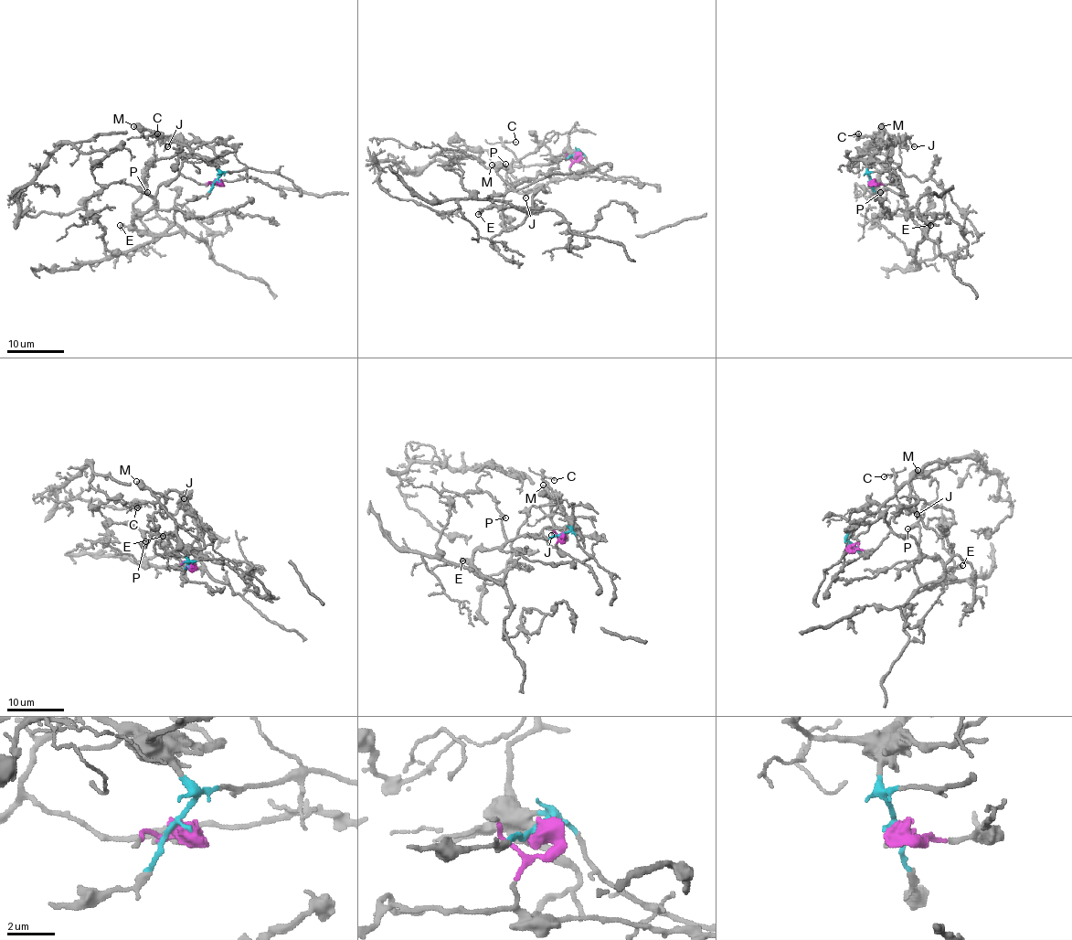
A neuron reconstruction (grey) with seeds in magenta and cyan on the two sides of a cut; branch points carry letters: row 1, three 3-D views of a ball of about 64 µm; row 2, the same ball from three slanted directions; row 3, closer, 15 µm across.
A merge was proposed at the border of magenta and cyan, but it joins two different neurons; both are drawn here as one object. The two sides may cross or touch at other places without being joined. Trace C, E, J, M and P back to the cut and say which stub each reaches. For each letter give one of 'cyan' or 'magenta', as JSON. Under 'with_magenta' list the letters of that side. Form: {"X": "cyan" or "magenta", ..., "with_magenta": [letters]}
{"C": "cyan", "E": "magenta", "J": "cyan", "M": "cyan", "P": "magenta", "with_magenta": ["E", "P"]}

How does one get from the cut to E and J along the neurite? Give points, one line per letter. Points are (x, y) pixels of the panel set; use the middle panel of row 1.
E: (576, 154), (568, 173), (538, 175), (503, 193), (495, 193), (490, 205), (478, 215)
J: (576, 154), (578, 152), (563, 152), (544, 165), (511, 167), (510, 172), (518, 192), (525, 197)

